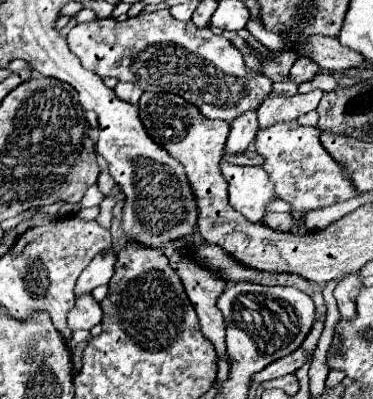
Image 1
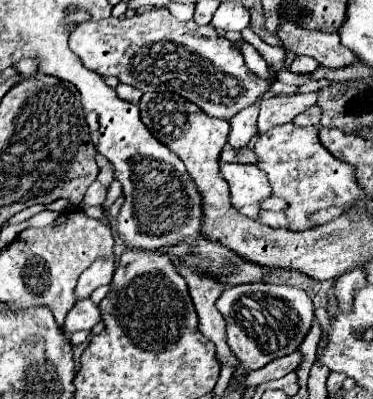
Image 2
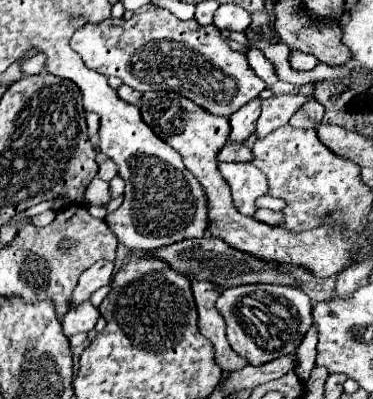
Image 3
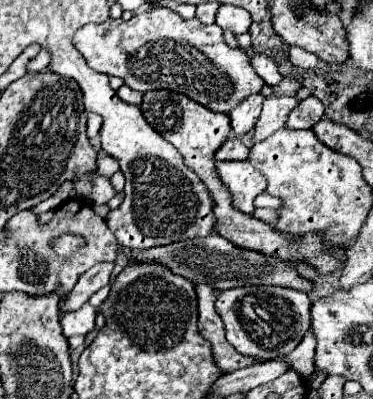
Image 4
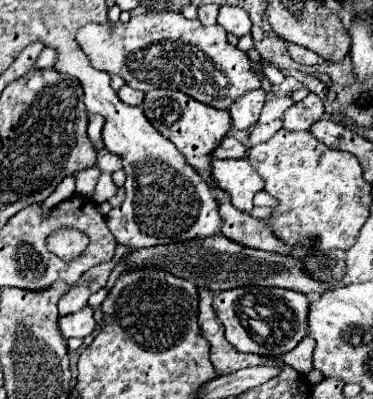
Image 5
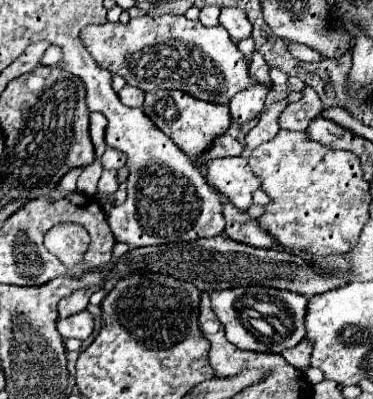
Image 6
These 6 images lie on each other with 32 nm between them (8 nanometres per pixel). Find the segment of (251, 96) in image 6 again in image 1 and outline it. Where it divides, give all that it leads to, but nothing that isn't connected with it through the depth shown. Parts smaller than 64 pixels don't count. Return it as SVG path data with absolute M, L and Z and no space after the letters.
M248 110L242 112L236 120L232 120L230 124L230 136L226 142L226 150L232 154L244 152L248 148L248 144L254 140L256 132L258 132L258 114L256 110Z

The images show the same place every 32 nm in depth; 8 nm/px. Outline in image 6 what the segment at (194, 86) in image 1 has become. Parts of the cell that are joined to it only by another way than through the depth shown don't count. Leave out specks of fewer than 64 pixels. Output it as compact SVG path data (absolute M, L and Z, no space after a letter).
M140 16L128 24L106 22L102 26L84 28L80 38L100 66L120 74L130 86L144 92L172 88L190 92L200 100L228 104L236 92L254 84L248 76L248 62L228 32L220 26L206 28L186 16Z

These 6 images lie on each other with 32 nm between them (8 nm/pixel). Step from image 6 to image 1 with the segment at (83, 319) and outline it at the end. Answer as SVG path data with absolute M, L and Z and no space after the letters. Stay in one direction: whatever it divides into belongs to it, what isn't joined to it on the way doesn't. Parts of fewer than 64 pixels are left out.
M80 296L76 298L74 308L68 312L68 328L74 330L90 330L102 320L100 304L92 296Z

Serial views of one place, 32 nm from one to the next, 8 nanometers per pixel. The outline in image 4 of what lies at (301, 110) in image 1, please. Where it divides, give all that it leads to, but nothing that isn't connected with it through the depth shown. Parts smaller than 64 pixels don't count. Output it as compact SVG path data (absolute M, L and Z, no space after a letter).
M270 96L270 98L266 98L262 114L254 126L254 142L266 140L278 128L282 128L286 124L288 110L292 110L296 104L298 104L298 100L292 96Z

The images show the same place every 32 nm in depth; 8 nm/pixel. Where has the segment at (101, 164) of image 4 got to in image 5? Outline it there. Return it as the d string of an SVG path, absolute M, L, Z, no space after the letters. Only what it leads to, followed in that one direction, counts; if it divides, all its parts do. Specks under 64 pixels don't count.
M106 150L106 152L100 154L100 158L98 158L98 168L100 168L102 172L116 172L116 170L122 168L122 158L120 158L118 154Z

